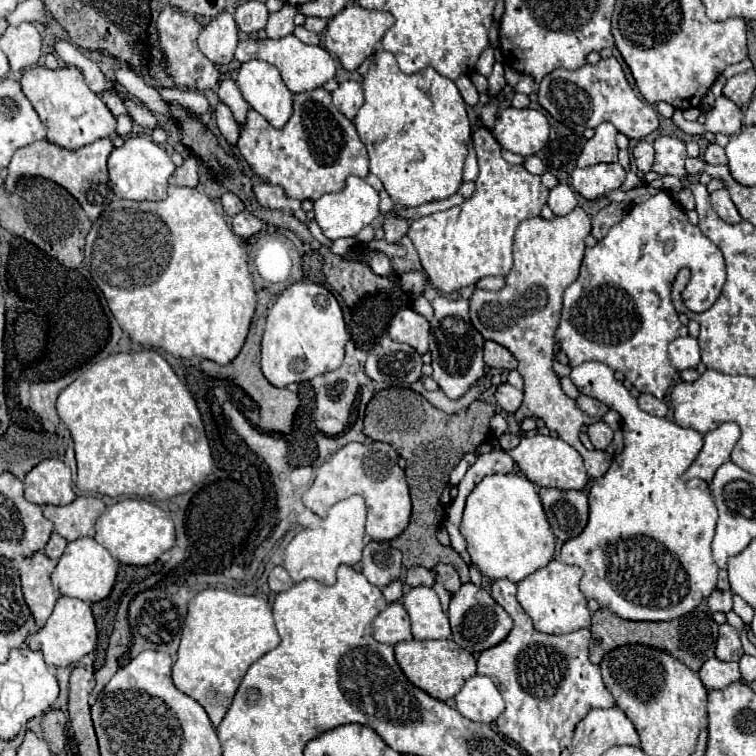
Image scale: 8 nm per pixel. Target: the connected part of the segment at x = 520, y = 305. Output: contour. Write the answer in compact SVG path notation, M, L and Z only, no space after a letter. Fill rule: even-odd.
M579 206L569 212L567 216L561 218L553 218L553 220L545 220L541 216L533 216L529 220L523 220L517 226L515 232L515 242L513 242L513 256L515 256L515 264L511 268L511 272L505 276L505 286L497 292L485 292L485 290L475 290L471 296L471 322L477 328L477 332L485 338L485 340L493 340L501 346L505 346L519 362L519 372L525 380L525 400L521 404L521 408L515 412L515 420L517 424L521 424L525 418L531 416L539 416L547 428L551 428L551 432L557 432L557 436L561 440L565 440L567 444L571 444L585 460L585 468L589 478L601 478L609 464L611 464L611 456L607 452L589 452L587 448L583 448L581 440L579 440L579 430L583 424L587 422L599 422L599 416L587 416L585 412L581 412L575 404L573 398L565 396L559 376L553 372L551 364L553 364L553 356L555 356L555 330L559 326L559 314L561 314L561 302L563 302L563 290L573 284L579 276L579 266L583 260L583 250L585 250L585 238L591 232L591 218L585 210L581 210Z

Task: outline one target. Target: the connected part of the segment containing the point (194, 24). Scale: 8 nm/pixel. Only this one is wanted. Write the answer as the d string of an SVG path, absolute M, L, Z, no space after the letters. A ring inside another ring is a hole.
M165 8L159 14L159 22L157 22L157 30L159 30L159 40L161 40L161 48L167 56L169 68L167 72L173 76L175 84L179 86L193 86L197 90L211 90L219 84L219 72L217 66L211 64L199 50L197 46L197 36L203 30L203 26L197 22L195 16L183 14L175 8Z

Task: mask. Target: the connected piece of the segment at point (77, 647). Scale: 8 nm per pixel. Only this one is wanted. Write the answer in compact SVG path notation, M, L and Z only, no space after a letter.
M59 596L47 624L39 632L31 634L27 640L27 646L31 650L43 652L45 662L51 666L71 666L77 660L81 660L85 654L93 652L95 644L97 644L97 628L89 604L69 596Z

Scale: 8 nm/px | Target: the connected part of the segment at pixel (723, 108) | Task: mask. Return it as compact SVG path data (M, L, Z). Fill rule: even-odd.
M721 96L717 98L711 106L701 106L703 114L707 116L707 122L705 122L705 130L717 134L725 134L725 136L733 136L741 130L741 118L743 118L743 112L741 108L731 102L729 98Z

